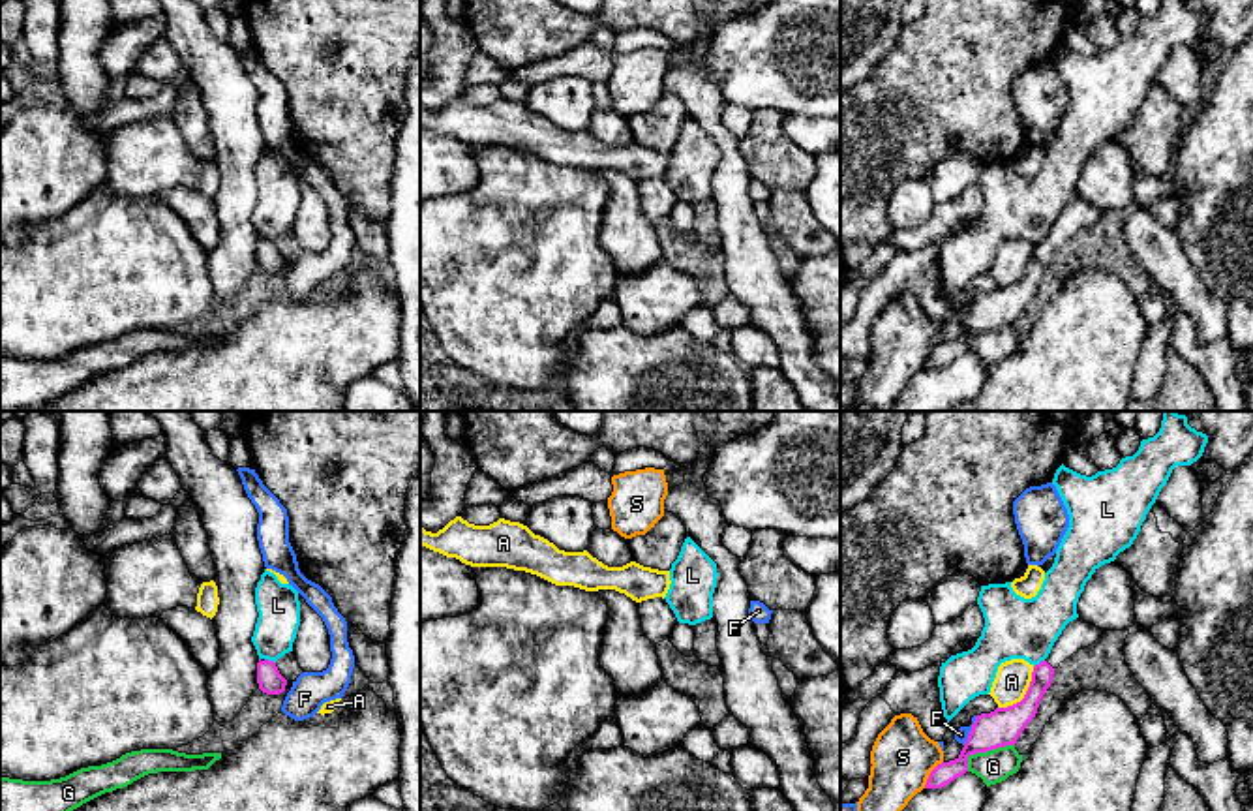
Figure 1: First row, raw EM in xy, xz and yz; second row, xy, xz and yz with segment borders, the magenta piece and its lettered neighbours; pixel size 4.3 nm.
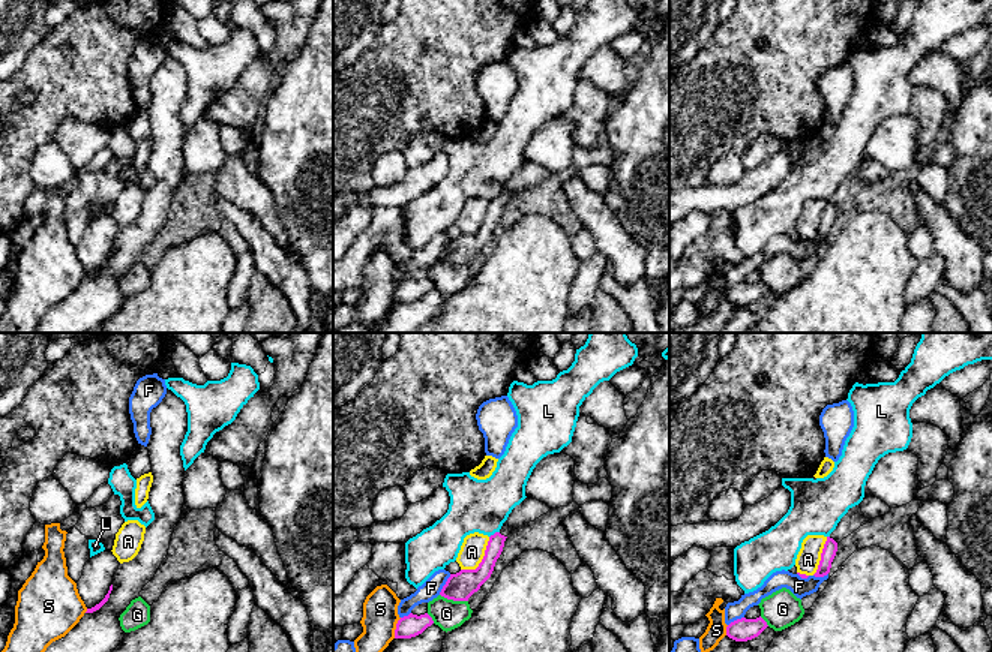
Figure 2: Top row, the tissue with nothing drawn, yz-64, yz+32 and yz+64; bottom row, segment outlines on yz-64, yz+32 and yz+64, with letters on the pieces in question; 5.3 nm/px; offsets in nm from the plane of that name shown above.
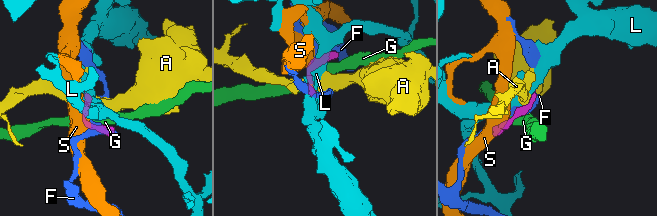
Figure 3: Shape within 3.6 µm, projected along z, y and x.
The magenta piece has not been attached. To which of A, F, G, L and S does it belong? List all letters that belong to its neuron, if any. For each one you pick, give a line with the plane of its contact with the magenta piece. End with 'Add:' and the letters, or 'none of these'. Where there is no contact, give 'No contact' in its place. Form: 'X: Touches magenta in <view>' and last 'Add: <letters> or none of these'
Add: none of these

